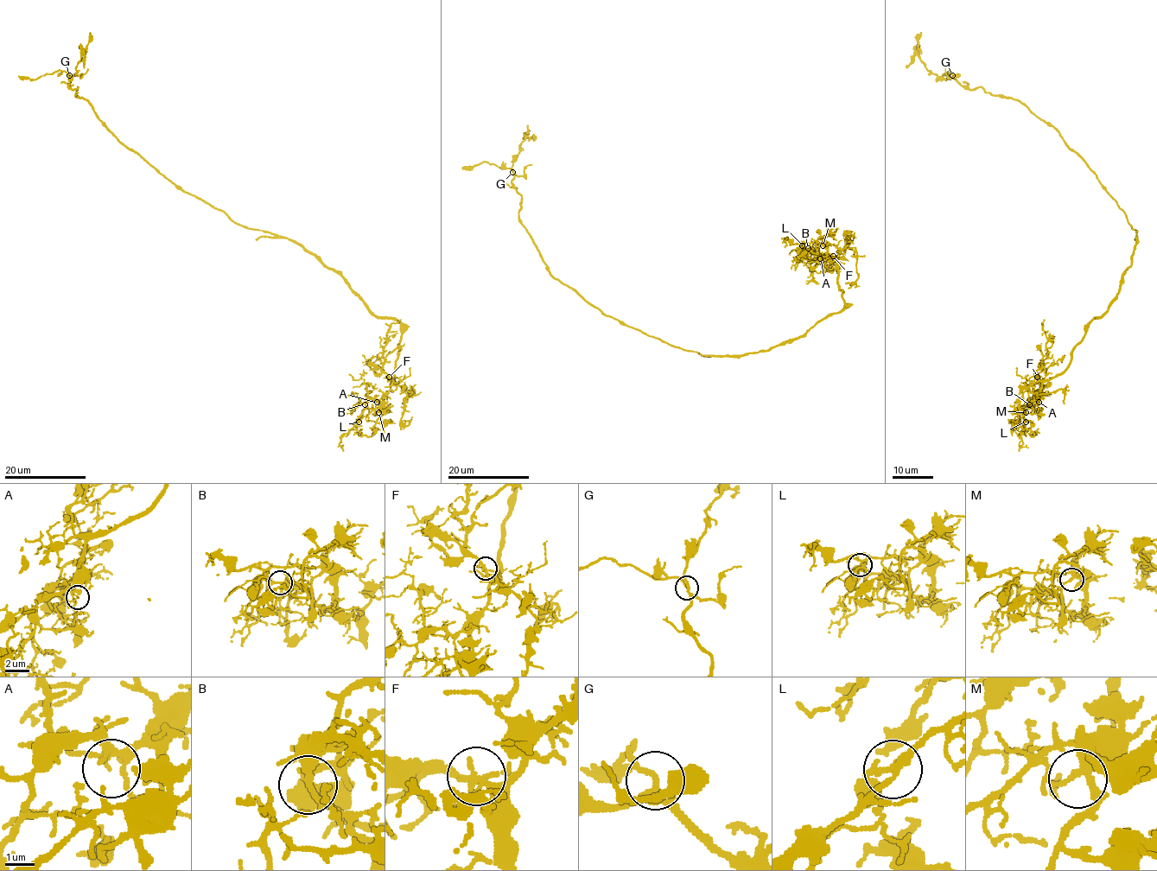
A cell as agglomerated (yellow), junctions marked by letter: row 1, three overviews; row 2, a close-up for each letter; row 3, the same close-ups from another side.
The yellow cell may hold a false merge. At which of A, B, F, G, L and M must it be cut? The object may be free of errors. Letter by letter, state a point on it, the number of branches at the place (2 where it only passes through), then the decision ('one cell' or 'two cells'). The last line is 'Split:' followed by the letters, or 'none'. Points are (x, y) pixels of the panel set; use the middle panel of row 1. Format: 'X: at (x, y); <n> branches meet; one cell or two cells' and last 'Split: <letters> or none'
A: at (820, 258); 4 branches meet; one cell
B: at (808, 248); 3 branches meet; one cell
F: at (833, 256); 4 branches meet; one cell
G: at (512, 172); 4 branches meet; one cell
L: at (802, 245); 3 branches meet; one cell
M: at (823, 245); 4 branches meet; one cell
Split: none

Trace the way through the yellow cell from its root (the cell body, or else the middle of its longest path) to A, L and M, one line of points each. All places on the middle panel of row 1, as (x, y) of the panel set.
A: (685, 350), (704, 356), (764, 352), (840, 312), (845, 300), (837, 265), (820, 258)
L: (685, 350), (704, 356), (764, 352), (840, 312), (845, 300), (837, 265), (827, 257), (827, 246), (802, 245)
M: (685, 350), (704, 356), (764, 352), (840, 312), (845, 300), (837, 265), (823, 245)

